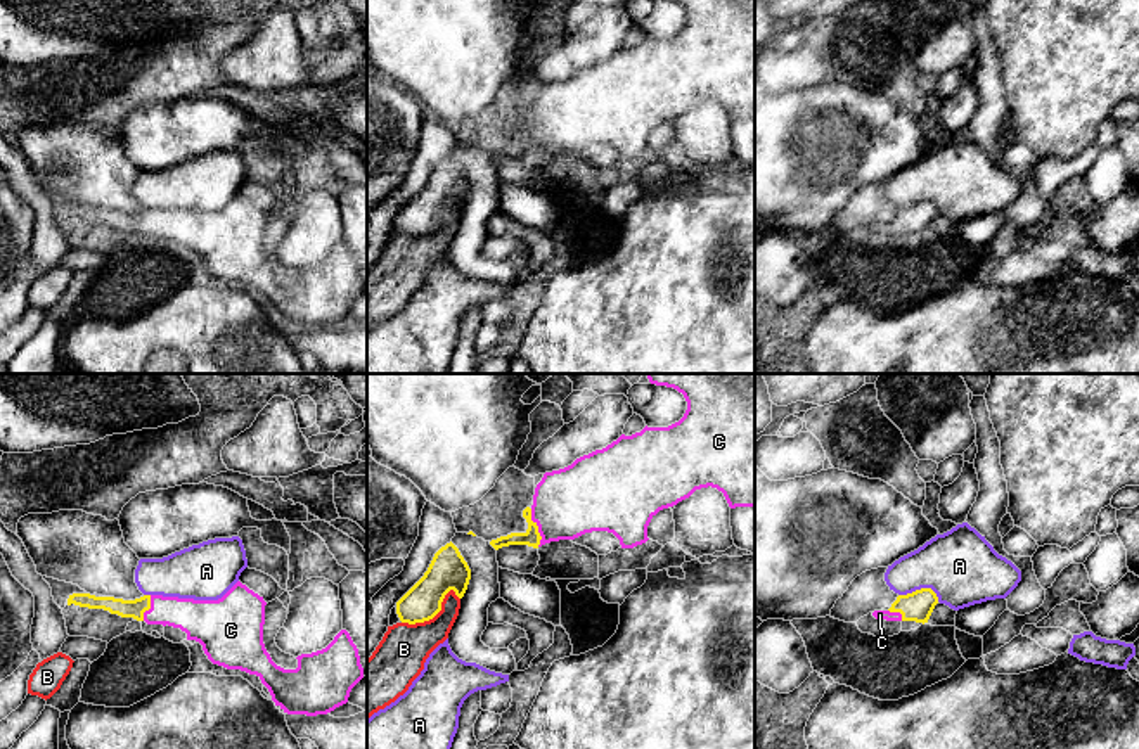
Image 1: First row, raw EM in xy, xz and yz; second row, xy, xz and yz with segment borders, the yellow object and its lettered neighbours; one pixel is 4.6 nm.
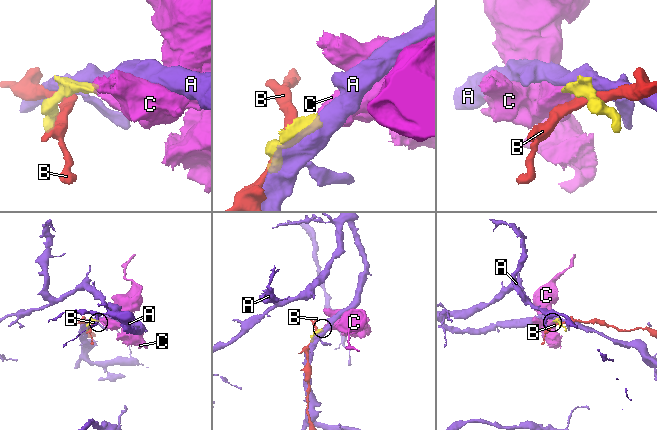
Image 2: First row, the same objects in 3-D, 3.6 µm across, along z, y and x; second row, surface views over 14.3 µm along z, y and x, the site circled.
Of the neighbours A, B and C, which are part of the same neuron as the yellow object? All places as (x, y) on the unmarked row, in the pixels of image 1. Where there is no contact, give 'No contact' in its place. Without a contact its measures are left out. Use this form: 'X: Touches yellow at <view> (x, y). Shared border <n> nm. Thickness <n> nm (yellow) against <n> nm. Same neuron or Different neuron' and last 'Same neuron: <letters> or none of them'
A: Touches yellow at yz (921, 201). Shared border 190 nm. Thickness 140 nm (yellow) against 340 nm. Different neuron
B: Touches yellow at xz (435, 227). Shared border 300 nm. Thickness 180 nm (yellow) against 240 nm. Different neuron
C: Touches yellow at xz (537, 140). Shared border 180 nm. Thickness 80 nm (yellow) against 320 nm. Same neuron
Same neuron: C

